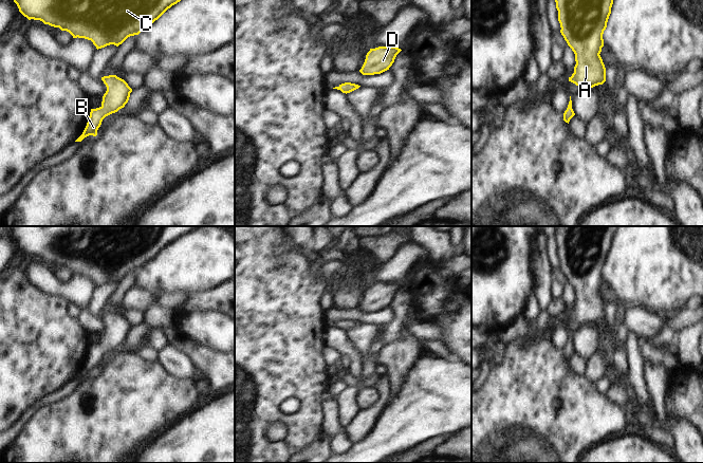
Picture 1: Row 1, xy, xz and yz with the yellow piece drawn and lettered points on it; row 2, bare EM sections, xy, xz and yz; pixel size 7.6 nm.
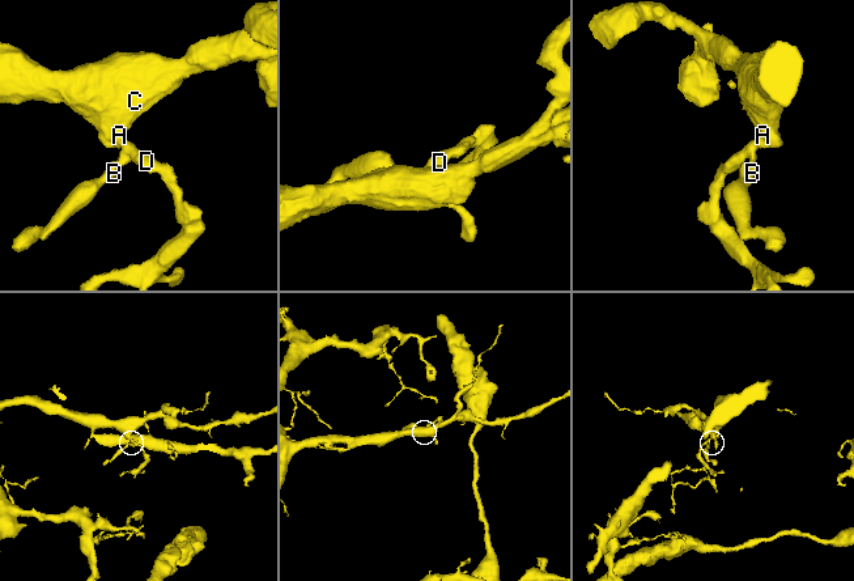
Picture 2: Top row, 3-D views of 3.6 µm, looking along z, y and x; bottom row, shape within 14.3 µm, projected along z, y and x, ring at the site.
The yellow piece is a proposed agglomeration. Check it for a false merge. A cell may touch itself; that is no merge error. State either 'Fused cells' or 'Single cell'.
Single cell

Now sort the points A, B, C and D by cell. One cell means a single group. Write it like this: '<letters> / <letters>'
A B C D

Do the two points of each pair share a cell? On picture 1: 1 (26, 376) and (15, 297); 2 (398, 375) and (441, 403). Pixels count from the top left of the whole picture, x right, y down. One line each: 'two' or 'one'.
1: one
2: two

